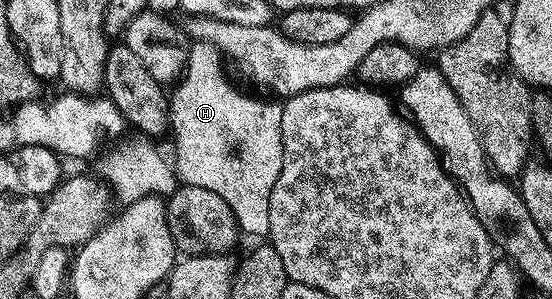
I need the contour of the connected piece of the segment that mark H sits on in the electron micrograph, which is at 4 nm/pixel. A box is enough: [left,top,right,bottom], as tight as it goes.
[168,39,282,239]

